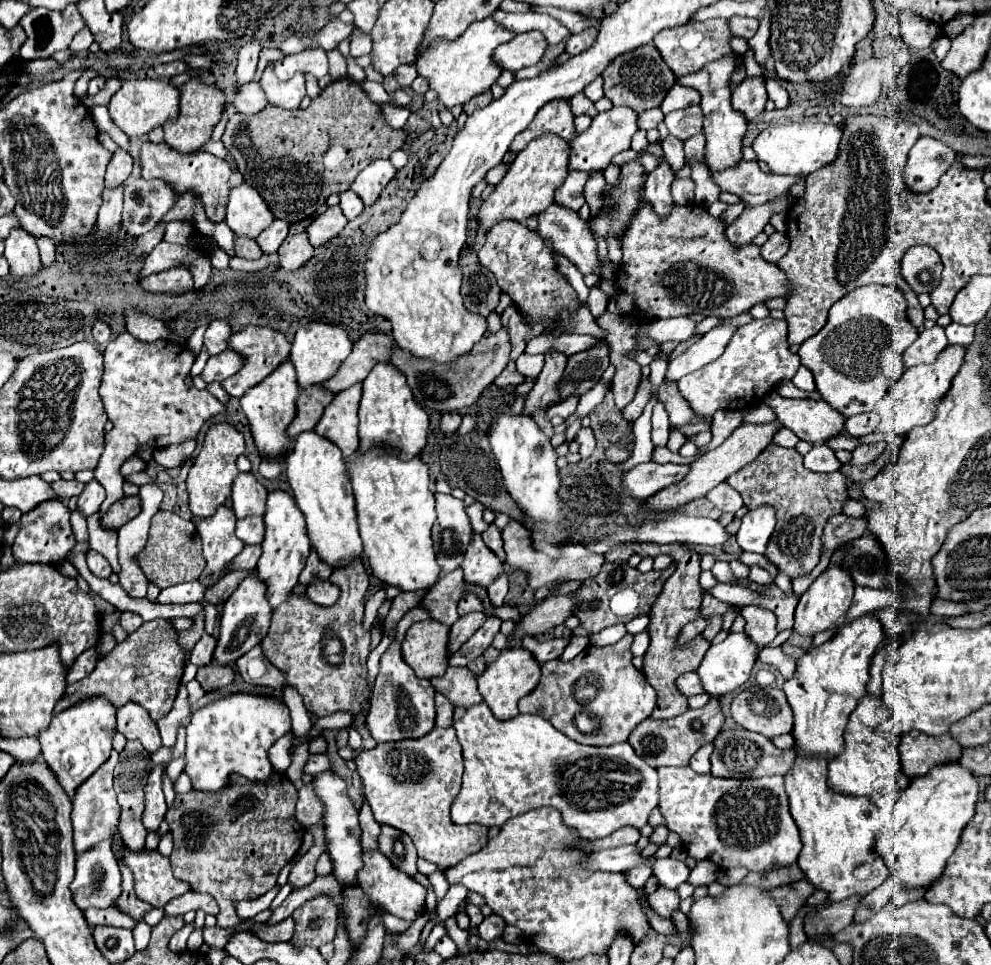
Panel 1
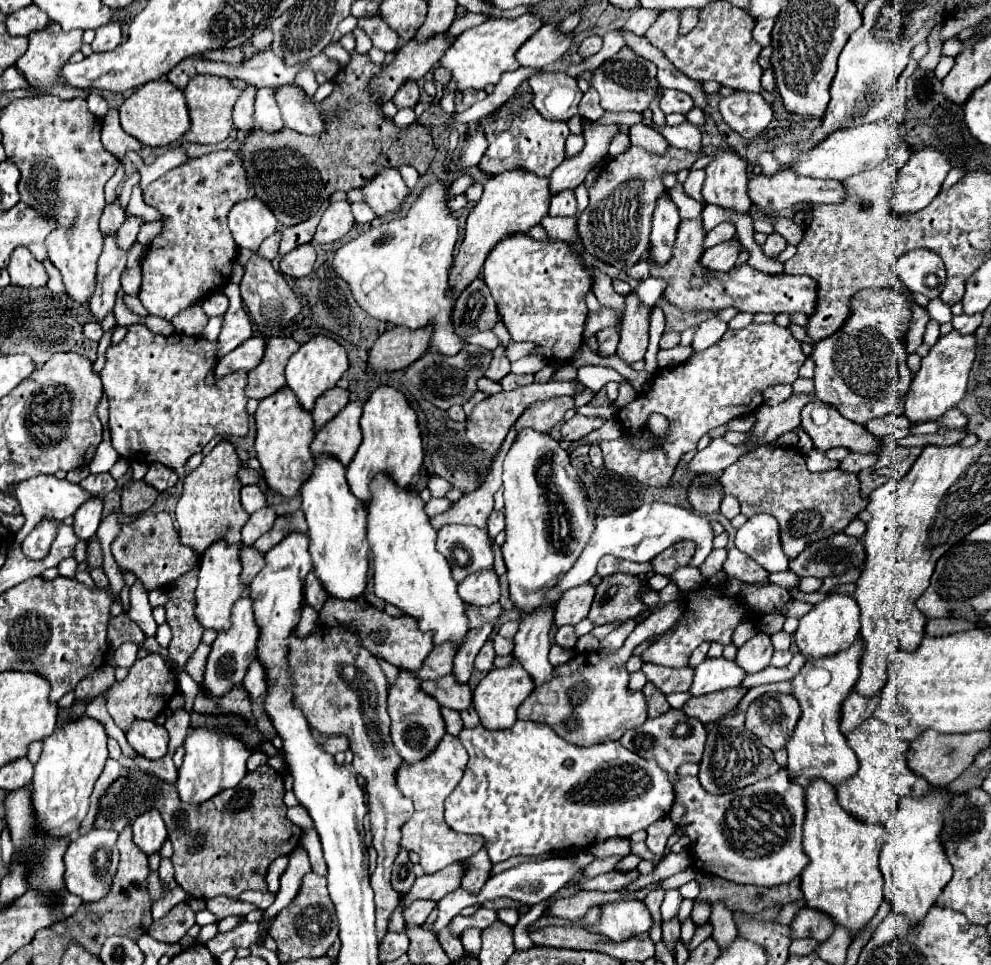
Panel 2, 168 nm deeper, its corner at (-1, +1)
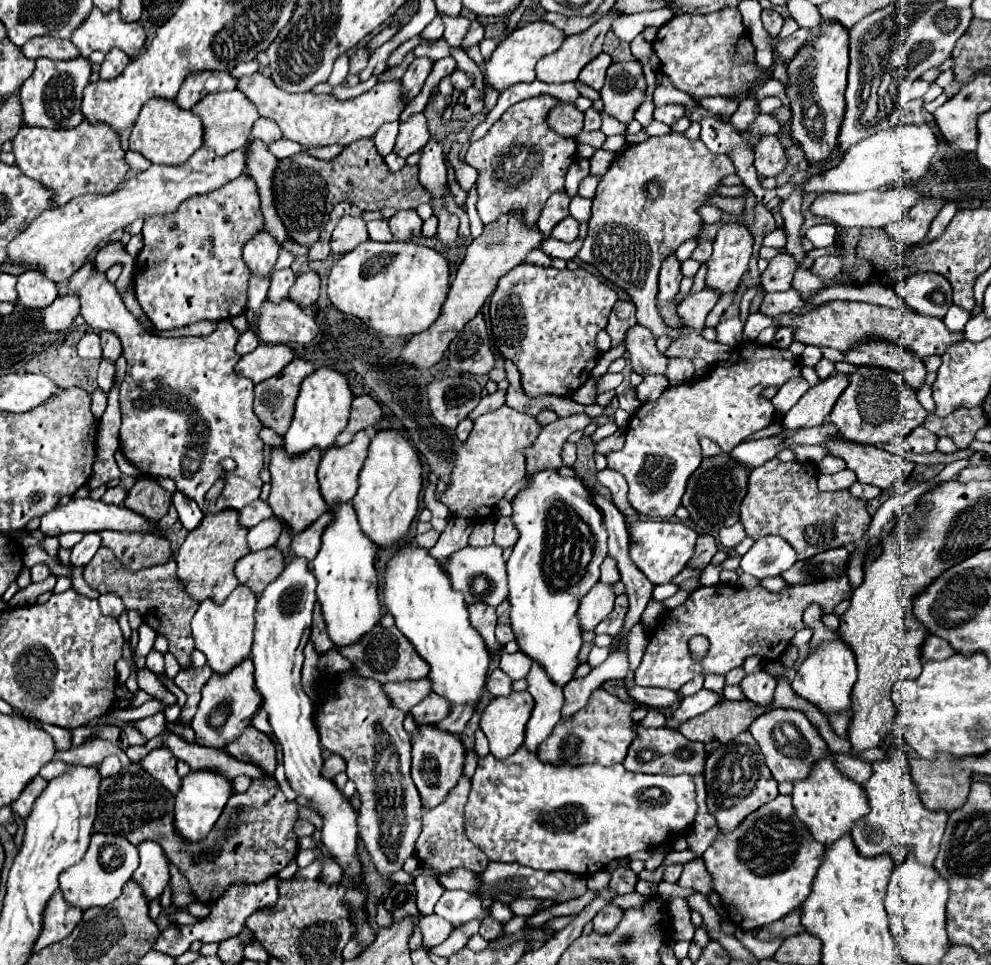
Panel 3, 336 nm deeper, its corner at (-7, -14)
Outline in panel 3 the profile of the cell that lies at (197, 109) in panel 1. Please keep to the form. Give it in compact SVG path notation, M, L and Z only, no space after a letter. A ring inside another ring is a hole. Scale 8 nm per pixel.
M238 89L230 91L230 93L226 91L226 93L206 95L192 107L192 113L198 115L204 125L204 145L202 147L216 151L216 155L220 155L220 157L228 155L230 151L240 149L248 141L254 121L260 117L256 105L250 103L250 99L244 97L244 93Z

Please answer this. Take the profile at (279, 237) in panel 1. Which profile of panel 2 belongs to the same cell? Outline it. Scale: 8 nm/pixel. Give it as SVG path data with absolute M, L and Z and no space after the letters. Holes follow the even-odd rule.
M280 232L272 234L270 238L266 238L266 240L262 242L262 246L258 248L258 254L260 254L262 258L270 260L270 262L272 262L274 258L278 258L278 244L280 244L280 238L282 238Z

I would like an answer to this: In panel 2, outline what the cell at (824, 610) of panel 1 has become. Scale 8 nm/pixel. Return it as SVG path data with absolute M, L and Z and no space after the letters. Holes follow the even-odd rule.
M828 594L828 598L812 608L812 612L800 618L800 626L794 634L794 642L798 652L806 658L806 662L838 654L854 644L860 632L860 608L846 594Z

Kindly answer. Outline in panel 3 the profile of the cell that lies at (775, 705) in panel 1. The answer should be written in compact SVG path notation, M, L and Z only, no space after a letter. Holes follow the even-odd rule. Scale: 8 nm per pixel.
M774 709L774 711L760 715L750 725L750 733L758 741L762 753L766 757L766 765L770 767L770 771L778 783L808 777L812 763L816 763L826 753L824 739L810 725L806 715L796 709Z

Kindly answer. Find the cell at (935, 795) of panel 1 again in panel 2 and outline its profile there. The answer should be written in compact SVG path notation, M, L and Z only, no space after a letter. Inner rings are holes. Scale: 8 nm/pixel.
M940 788L932 796L914 800L904 798L898 804L894 818L886 824L886 840L880 852L880 872L884 876L884 900L892 904L892 912L902 914L908 924L920 924L934 906L942 888L952 878L952 866L940 844L942 810L948 804L950 790Z

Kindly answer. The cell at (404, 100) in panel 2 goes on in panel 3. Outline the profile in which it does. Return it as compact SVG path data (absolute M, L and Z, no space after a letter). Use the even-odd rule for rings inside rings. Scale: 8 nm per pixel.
M414 113L404 123L400 123L400 133L394 149L402 157L408 157L410 153L422 149L428 143L428 139L430 139L430 133L428 133L428 123L424 113Z

